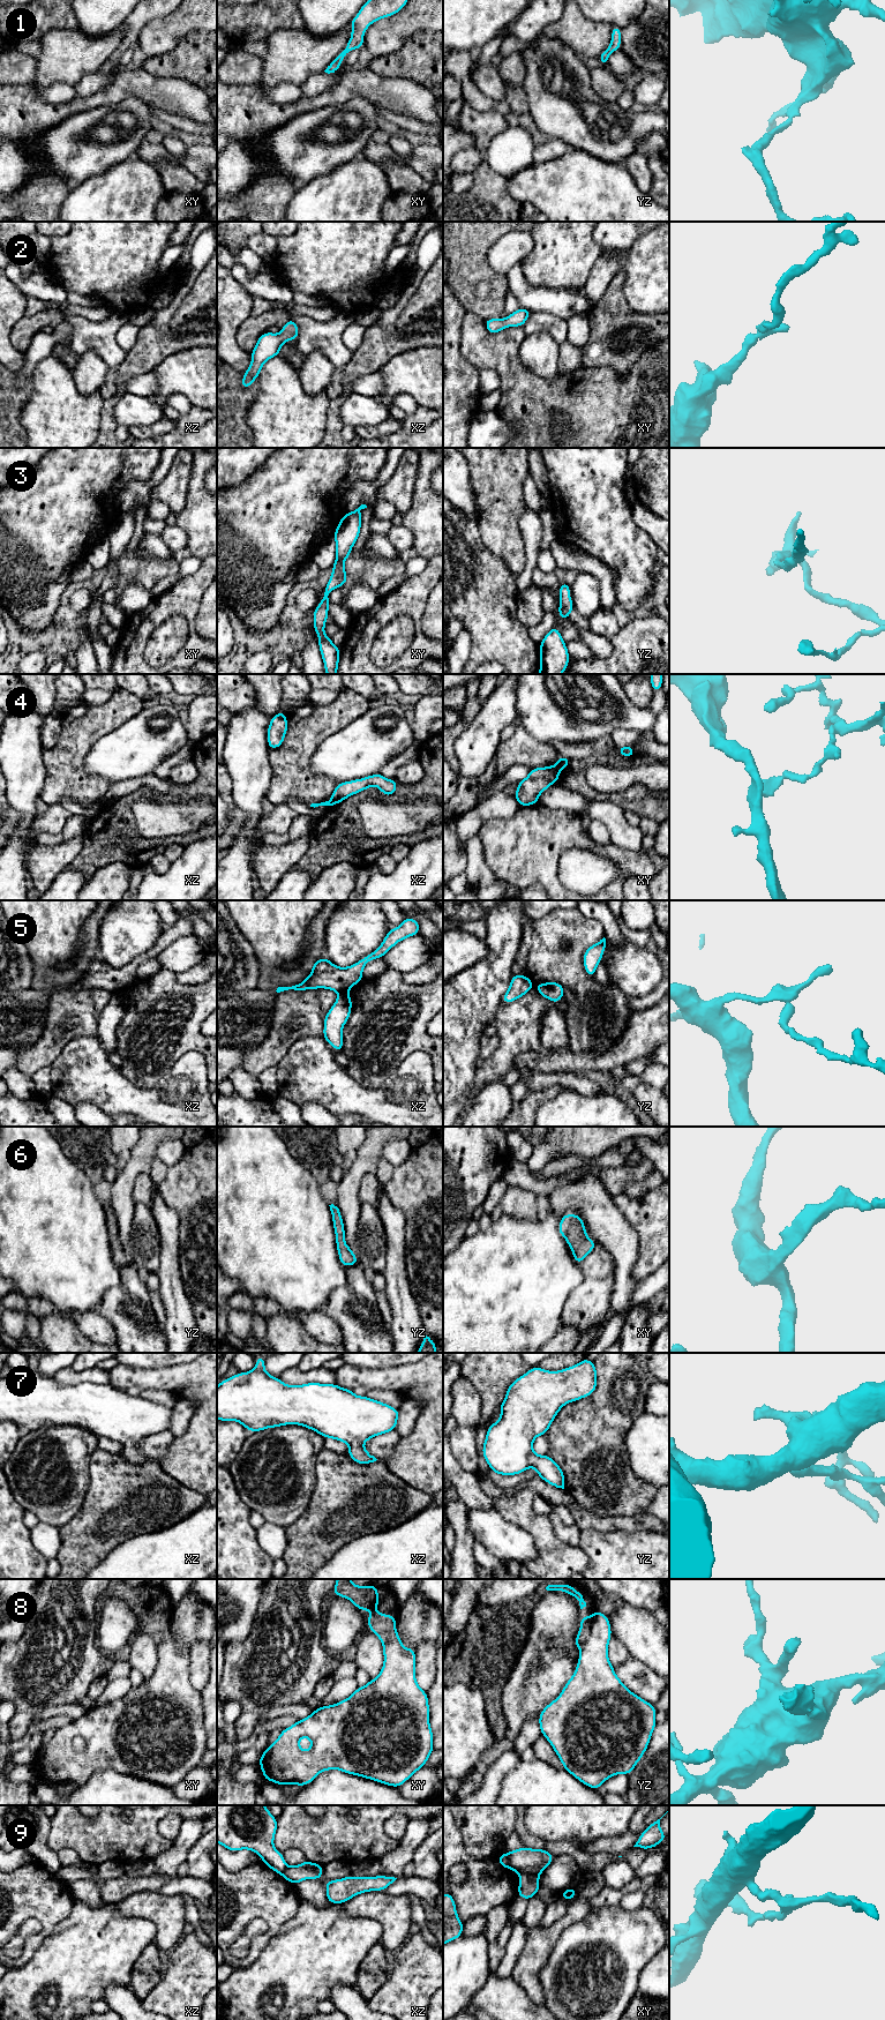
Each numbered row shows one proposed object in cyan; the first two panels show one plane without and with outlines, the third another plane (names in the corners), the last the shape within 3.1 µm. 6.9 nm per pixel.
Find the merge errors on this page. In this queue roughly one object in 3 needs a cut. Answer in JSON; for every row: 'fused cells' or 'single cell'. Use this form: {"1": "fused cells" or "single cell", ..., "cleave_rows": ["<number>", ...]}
{"1": "single cell", "2": "single cell", "3": "single cell", "4": "fused cells", "5": "fused cells", "6": "single cell", "7": "single cell", "8": "fused cells", "9": "fused cells", "cleave_rows": ["4", "5", "8", "9"]}

